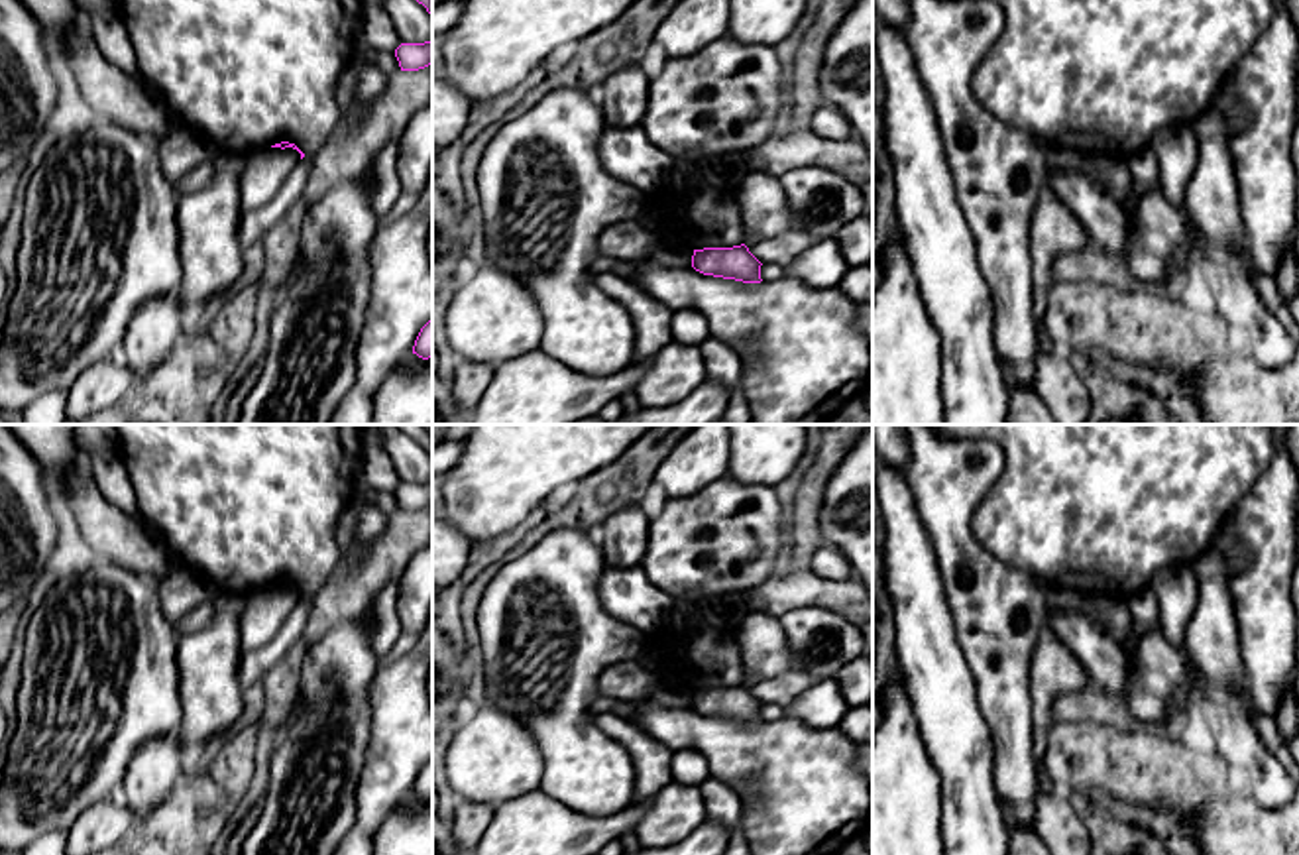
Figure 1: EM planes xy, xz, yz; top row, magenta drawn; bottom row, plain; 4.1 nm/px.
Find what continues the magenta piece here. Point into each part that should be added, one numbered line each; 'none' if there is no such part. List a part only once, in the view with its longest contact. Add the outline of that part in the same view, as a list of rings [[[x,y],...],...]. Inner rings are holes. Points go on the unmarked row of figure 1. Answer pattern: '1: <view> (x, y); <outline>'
none

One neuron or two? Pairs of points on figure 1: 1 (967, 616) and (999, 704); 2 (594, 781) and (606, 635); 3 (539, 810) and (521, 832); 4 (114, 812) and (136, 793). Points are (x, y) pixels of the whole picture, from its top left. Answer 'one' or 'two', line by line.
1: one
2: one
3: one
4: two

